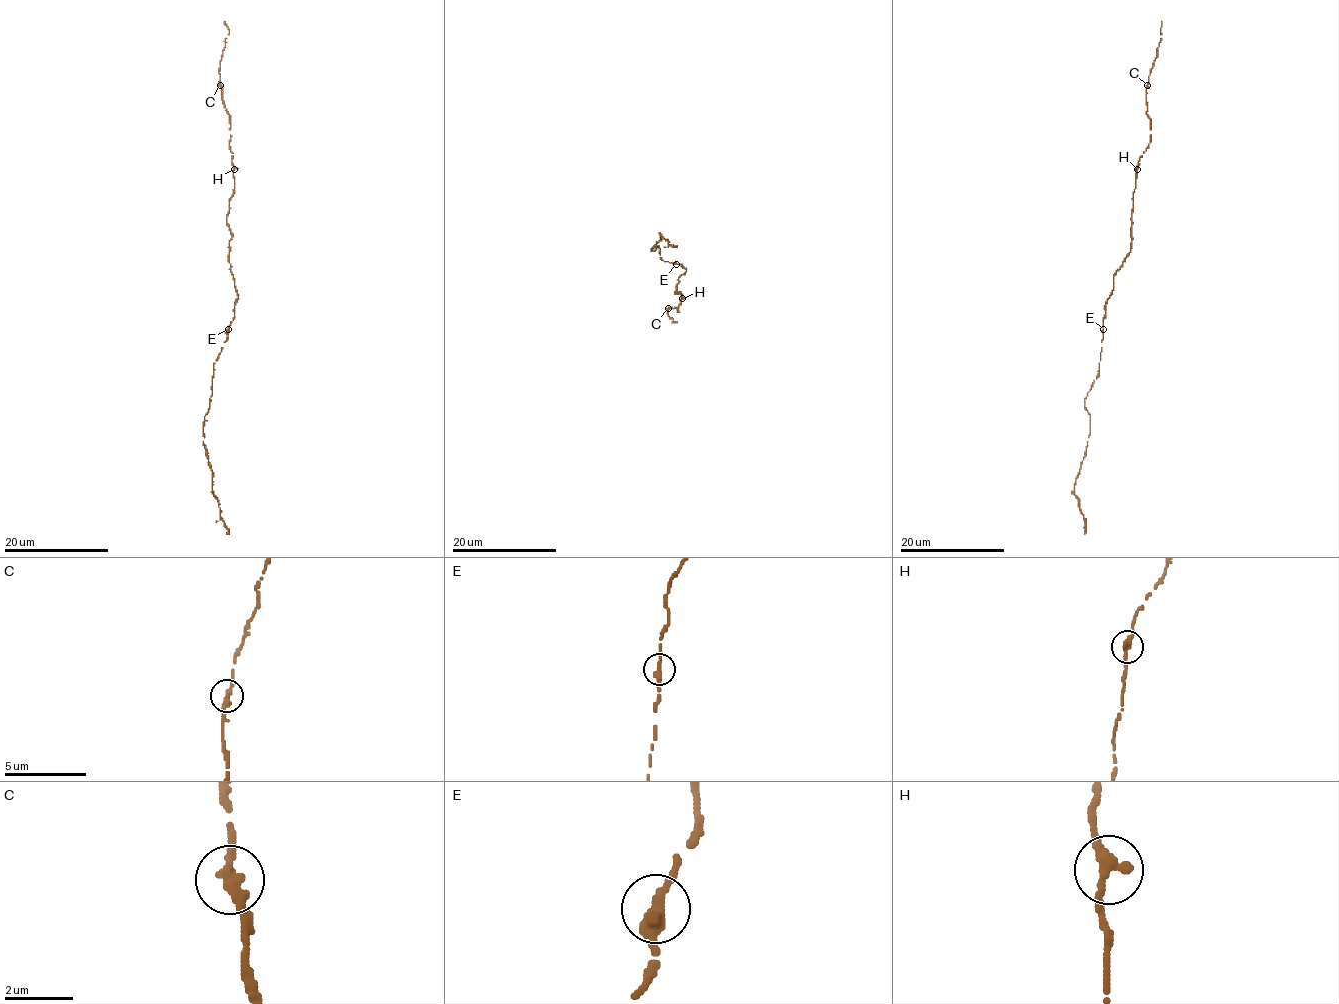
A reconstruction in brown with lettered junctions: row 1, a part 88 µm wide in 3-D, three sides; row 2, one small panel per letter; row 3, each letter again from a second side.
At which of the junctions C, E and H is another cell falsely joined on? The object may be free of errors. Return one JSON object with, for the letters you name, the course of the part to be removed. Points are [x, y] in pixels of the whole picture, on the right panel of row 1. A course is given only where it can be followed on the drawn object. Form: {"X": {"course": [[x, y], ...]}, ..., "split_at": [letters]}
{"split_at": []}

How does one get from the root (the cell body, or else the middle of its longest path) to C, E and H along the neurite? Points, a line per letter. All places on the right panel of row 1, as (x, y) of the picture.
C: (1113, 281), (1113, 274), (1130, 251), (1137, 165), (1150, 142), (1150, 118), (1146, 114), (1147, 85)
E: (1113, 281), (1112, 294), (1105, 303), (1103, 329)
H: (1113, 281), (1113, 274), (1130, 251), (1137, 169)

